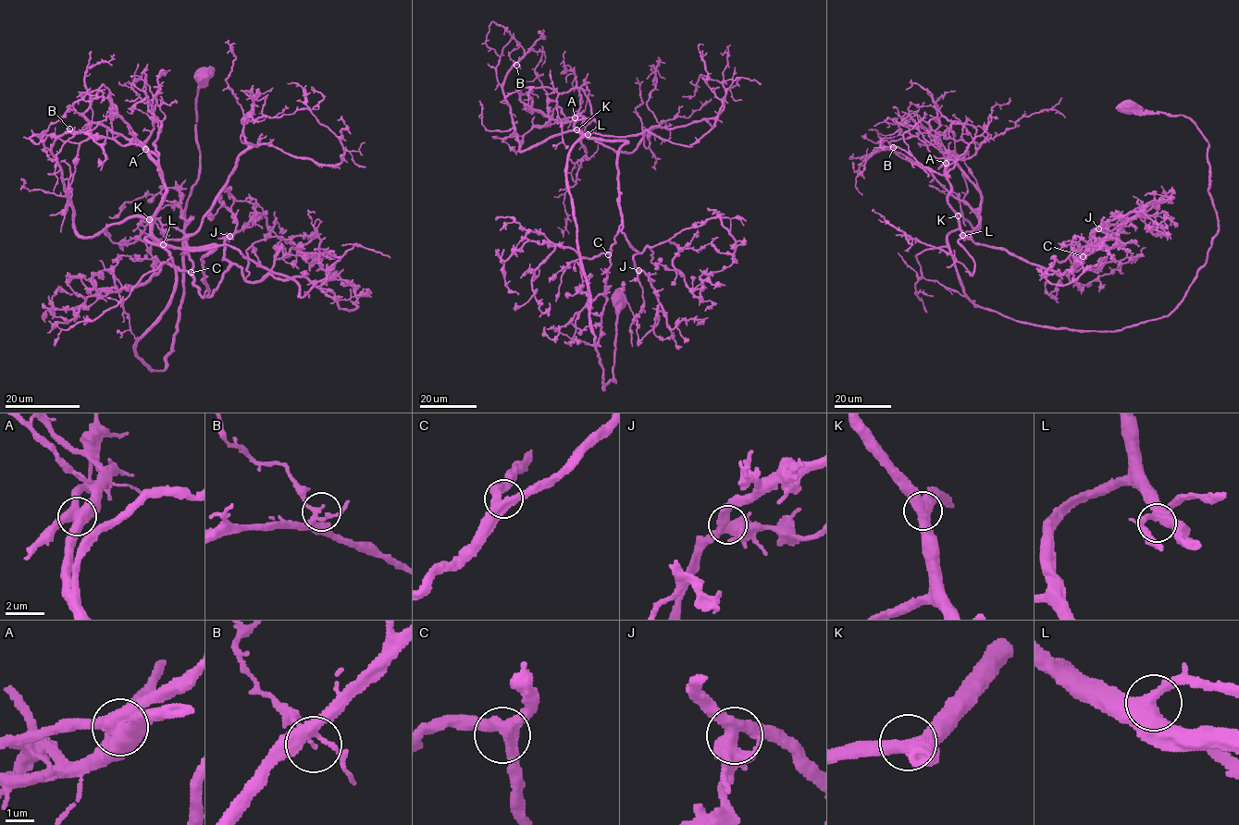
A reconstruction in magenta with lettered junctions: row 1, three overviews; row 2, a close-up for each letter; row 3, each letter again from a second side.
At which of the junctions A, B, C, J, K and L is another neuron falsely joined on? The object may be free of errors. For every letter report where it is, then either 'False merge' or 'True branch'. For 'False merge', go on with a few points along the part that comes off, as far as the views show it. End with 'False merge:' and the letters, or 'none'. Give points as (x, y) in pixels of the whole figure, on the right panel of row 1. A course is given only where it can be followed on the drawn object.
A: Place: (946, 163). False merge. Course of the part to remove: (946, 163), (949, 154), (960, 156), (976, 181), (983, 201), (970, 213)
B: Place: (893, 147). True branch
C: Place: (1083, 256). True branch
J: Place: (1098, 228). True branch
K: Place: (958, 215). True branch
L: Place: (962, 235). True branch
False merge: A

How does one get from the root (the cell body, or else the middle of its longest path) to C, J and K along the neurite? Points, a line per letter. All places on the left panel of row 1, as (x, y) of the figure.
C: (201, 72), (183, 299), (152, 370), (135, 345), (175, 270), (145, 239), (212, 245), (204, 296), (191, 272)
J: (201, 72), (183, 299), (152, 370), (135, 345), (175, 270), (145, 239), (212, 245), (209, 297), (229, 236)
K: (201, 72), (200, 177), (162, 371), (135, 350), (175, 282), (170, 255), (145, 239), (149, 219)

